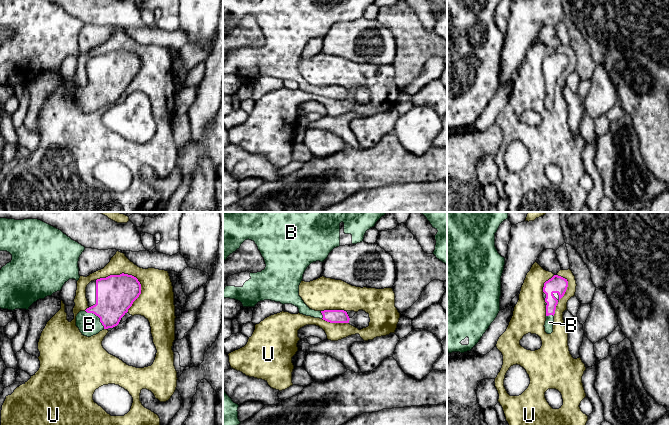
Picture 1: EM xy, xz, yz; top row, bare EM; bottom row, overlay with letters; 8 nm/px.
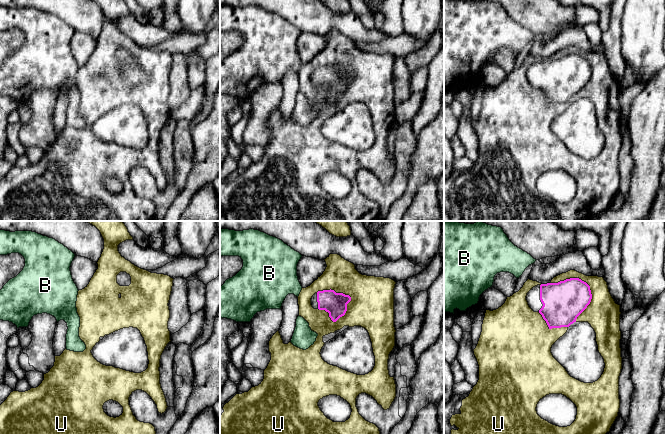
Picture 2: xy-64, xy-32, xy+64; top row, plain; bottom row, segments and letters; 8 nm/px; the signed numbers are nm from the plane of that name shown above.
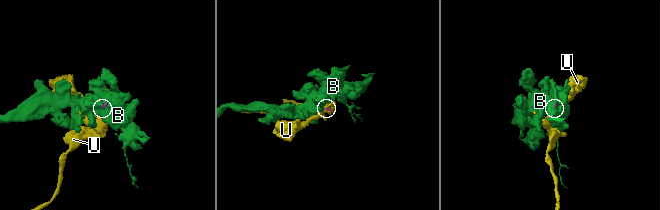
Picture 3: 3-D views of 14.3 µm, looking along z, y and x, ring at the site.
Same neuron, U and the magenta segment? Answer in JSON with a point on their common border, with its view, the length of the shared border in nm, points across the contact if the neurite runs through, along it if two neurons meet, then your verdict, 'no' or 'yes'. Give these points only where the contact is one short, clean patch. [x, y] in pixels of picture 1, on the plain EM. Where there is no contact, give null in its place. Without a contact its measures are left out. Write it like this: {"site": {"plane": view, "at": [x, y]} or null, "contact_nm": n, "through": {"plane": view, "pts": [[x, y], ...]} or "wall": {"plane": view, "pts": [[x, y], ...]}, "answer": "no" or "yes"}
{"site": {"plane": "xy", "at": [123, 49]}, "contact_nm": 380, "answer": "yes"}

